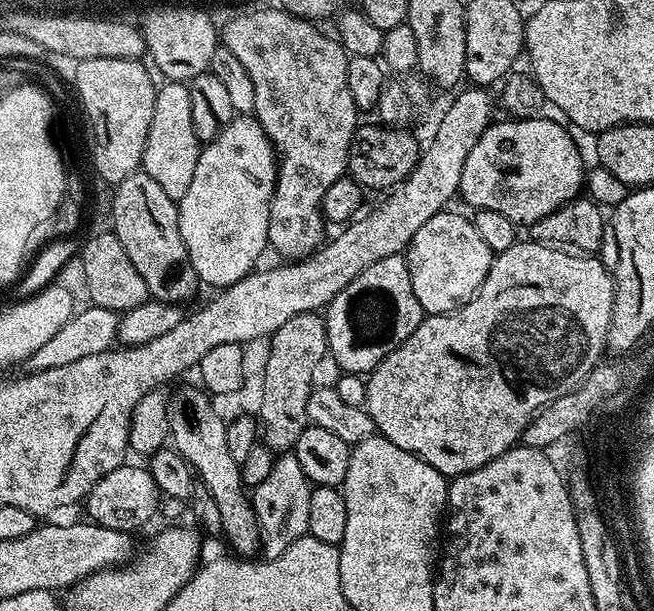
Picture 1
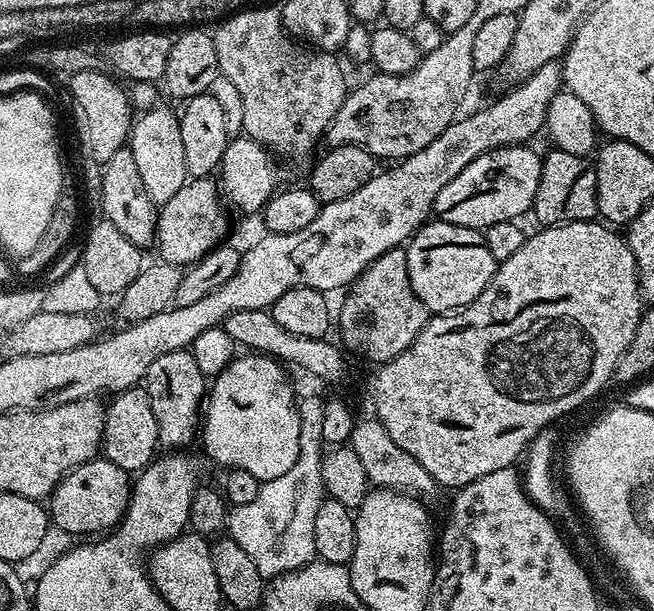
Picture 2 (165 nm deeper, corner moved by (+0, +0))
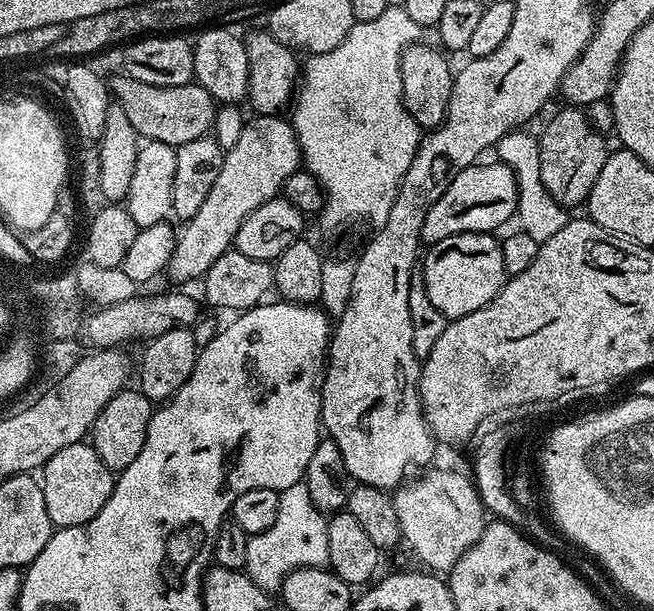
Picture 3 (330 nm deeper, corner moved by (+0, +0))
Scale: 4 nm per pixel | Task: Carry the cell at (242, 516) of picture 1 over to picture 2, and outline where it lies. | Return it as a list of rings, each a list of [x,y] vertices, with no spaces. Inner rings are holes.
[[[191,351],[162,354],[162,358],[154,358],[150,370],[146,370],[142,387],[150,398],[150,407],[154,409],[154,418],[158,418],[158,434],[160,443],[165,449],[180,450],[187,440],[197,439],[198,429],[202,424],[202,401],[206,396],[206,378],[202,370],[198,370],[198,362],[194,362]]]

